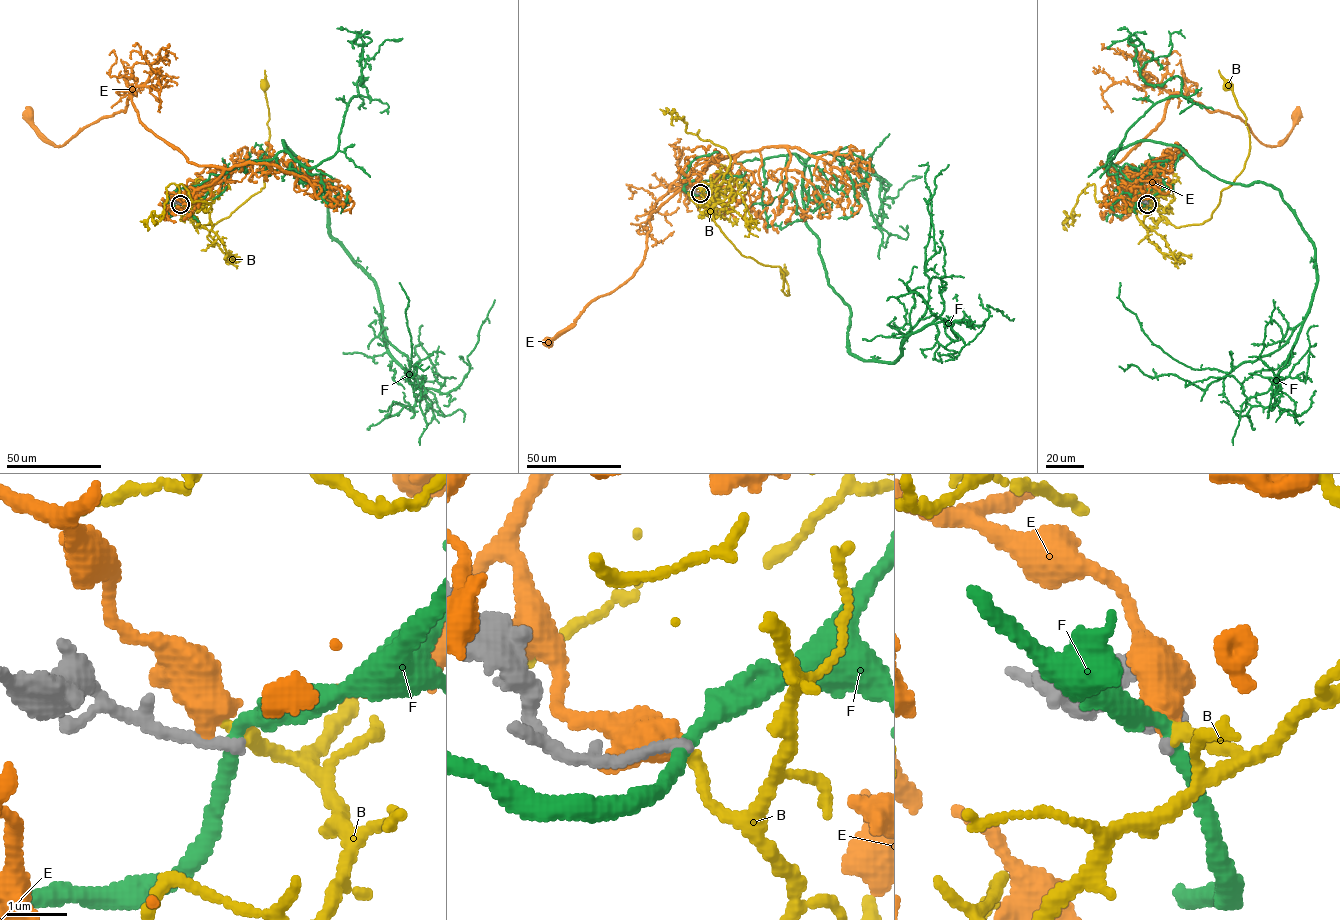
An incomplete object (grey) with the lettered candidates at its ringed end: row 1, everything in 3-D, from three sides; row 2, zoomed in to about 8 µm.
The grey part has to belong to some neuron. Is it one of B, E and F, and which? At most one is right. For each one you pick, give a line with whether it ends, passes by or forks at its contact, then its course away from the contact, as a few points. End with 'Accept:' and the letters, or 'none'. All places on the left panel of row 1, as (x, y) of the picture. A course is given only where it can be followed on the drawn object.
B: it ends | via (180, 204), (187, 204), (195, 227), (215, 224), (264, 186), (262, 162), (269, 133), (264, 86)
Accept: B

